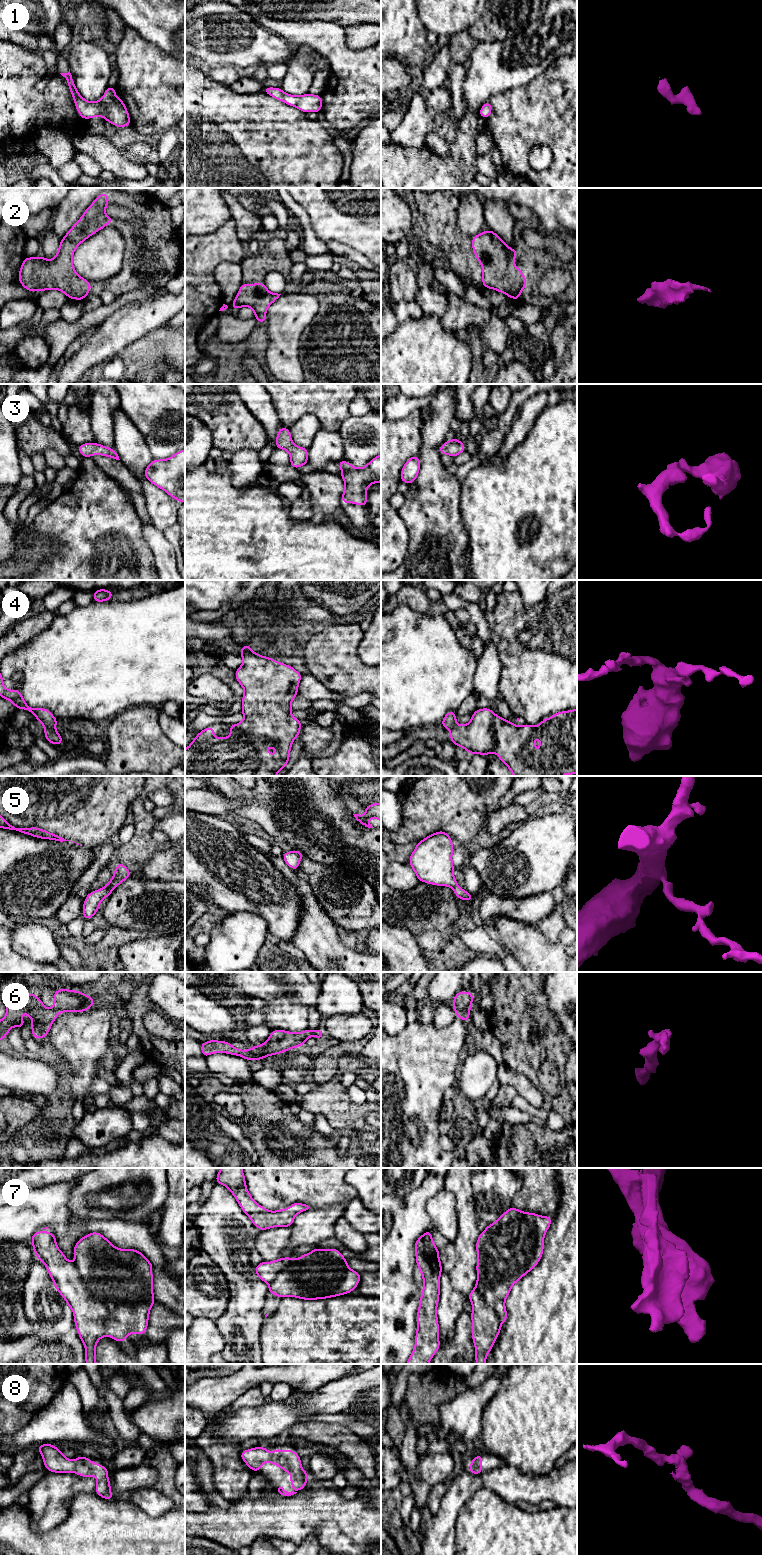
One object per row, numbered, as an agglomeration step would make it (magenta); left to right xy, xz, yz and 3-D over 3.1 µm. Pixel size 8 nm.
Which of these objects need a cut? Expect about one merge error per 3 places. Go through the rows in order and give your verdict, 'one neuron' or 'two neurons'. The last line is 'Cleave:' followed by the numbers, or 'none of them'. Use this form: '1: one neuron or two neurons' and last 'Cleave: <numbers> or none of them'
1: one neuron
2: one neuron
3: one neuron
4: two neurons
5: one neuron
6: one neuron
7: two neurons
8: one neuron
Cleave: 4, 7

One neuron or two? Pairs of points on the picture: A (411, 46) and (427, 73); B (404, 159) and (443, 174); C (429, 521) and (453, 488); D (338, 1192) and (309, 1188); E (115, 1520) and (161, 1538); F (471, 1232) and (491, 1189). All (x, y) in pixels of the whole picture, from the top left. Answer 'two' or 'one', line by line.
A: two
B: one
C: one
D: one
E: one
F: two

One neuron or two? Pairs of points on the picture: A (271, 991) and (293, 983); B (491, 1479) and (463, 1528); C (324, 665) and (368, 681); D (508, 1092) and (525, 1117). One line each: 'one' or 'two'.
A: one
B: two
C: one
D: two

